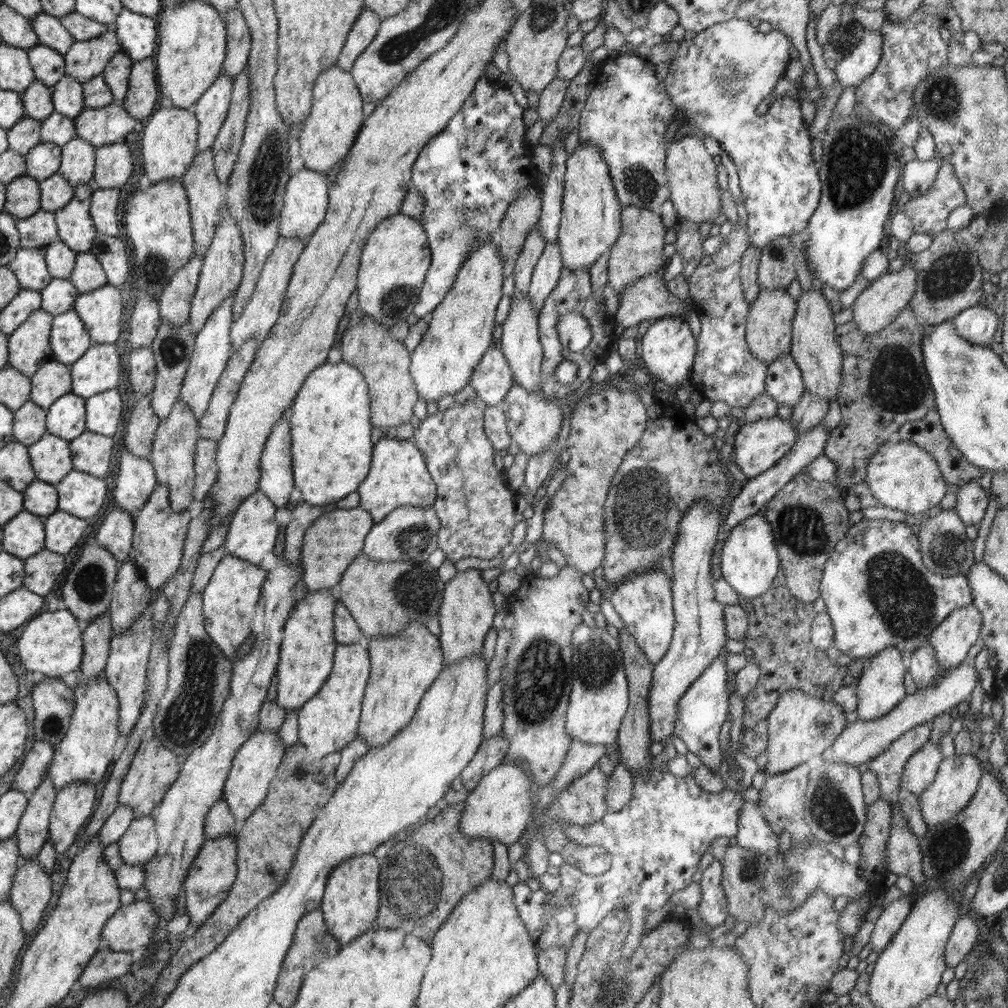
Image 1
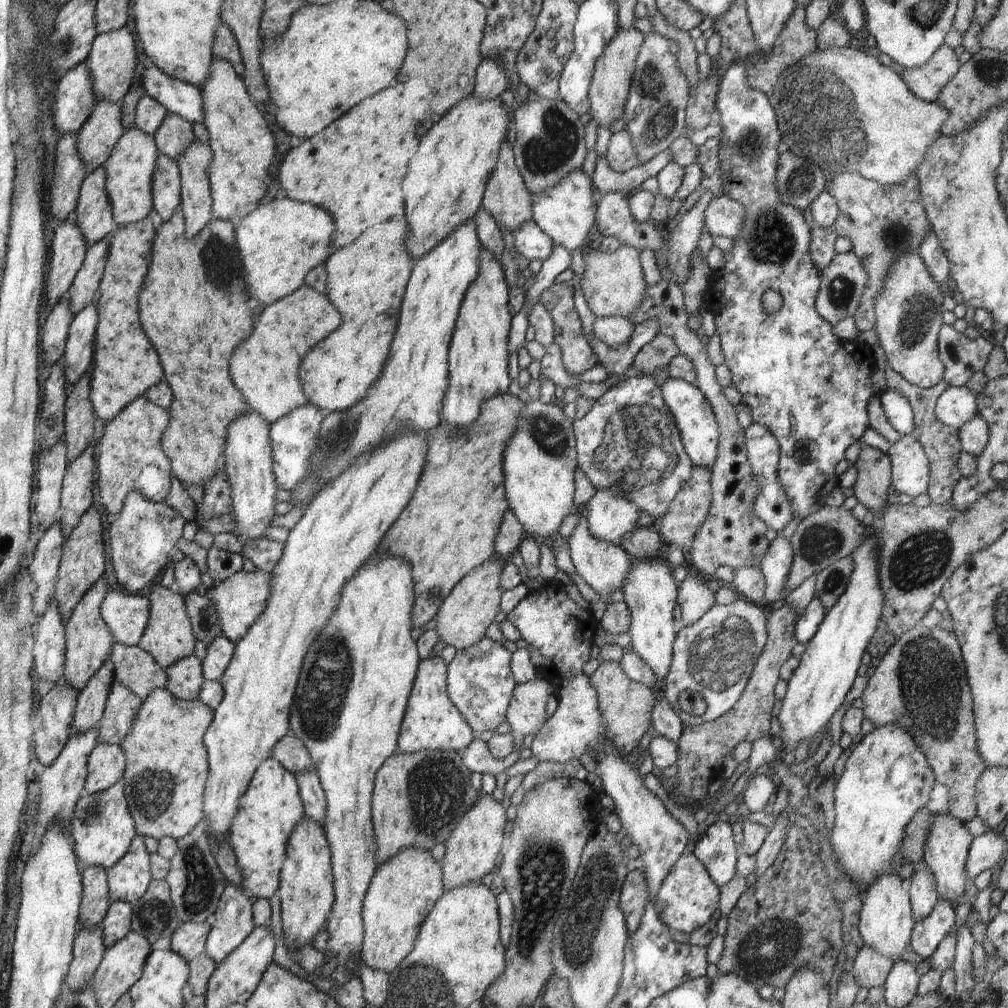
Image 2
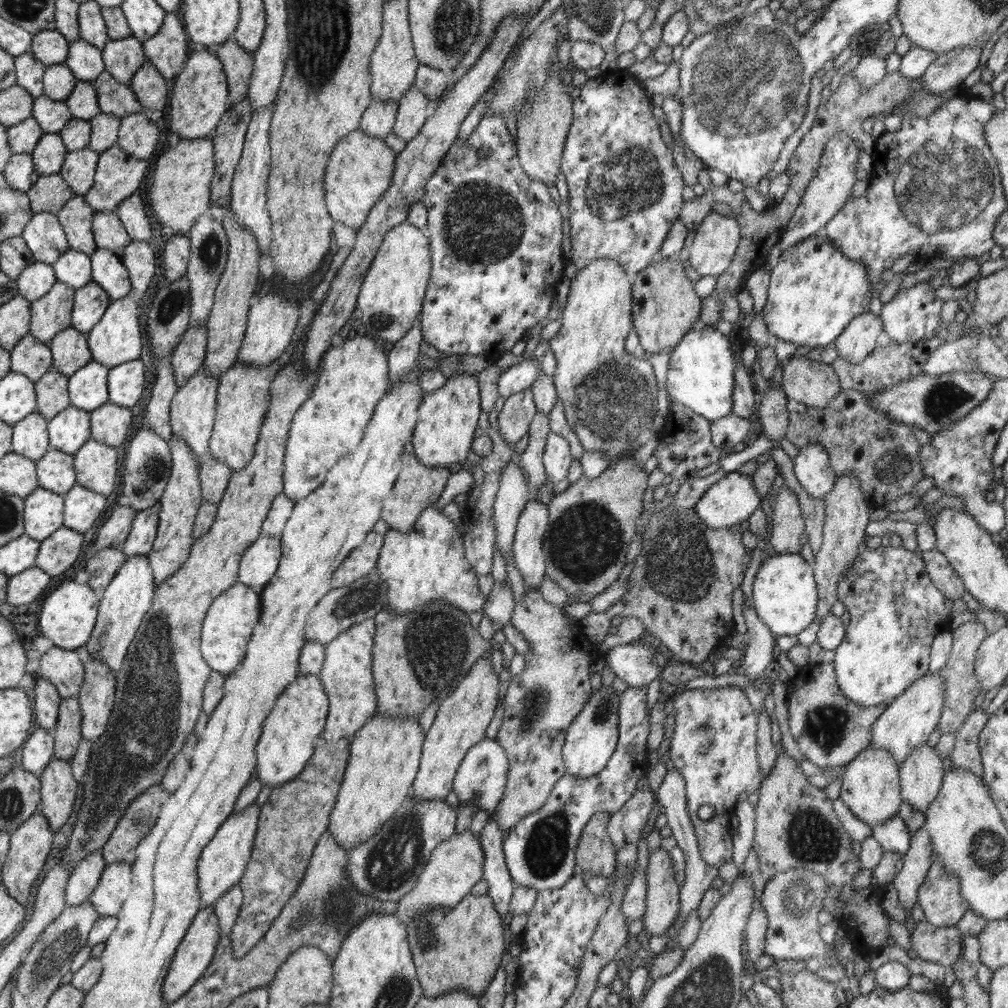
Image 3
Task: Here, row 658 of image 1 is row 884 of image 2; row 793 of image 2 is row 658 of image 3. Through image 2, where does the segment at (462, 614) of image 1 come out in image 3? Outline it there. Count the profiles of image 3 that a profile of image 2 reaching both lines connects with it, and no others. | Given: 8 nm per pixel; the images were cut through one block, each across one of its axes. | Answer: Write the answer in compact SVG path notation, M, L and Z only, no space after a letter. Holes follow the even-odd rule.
M480 657L456 687L439 705L434 722L425 734L418 774L410 795L414 800L446 800L453 791L454 777L472 746L486 737L486 728L498 704L498 674L488 658Z

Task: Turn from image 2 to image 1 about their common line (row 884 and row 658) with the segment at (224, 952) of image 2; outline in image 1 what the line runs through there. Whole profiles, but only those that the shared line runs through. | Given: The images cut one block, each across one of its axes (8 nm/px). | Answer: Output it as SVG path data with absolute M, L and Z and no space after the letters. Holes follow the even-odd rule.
M231 555L222 558L203 590L203 624L214 644L232 661L242 643L252 634L250 625L261 595L267 572L259 565L250 564Z

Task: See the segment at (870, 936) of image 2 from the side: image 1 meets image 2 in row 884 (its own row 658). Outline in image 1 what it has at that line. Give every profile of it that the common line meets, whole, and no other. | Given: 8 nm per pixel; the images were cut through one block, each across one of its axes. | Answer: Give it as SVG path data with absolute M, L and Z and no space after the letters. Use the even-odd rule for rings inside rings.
M888 647L877 652L868 660L861 676L856 680L856 696L858 697L858 716L863 721L871 721L887 715L907 695L905 678L907 667L902 659L902 652L896 647Z

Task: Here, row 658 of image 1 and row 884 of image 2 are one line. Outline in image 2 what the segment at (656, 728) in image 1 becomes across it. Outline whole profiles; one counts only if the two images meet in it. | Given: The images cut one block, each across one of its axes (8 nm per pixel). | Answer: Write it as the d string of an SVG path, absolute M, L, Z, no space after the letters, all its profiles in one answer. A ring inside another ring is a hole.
M693 854L682 855L664 877L655 896L655 907L659 918L671 931L690 934L704 926L719 908L719 888L700 859Z

